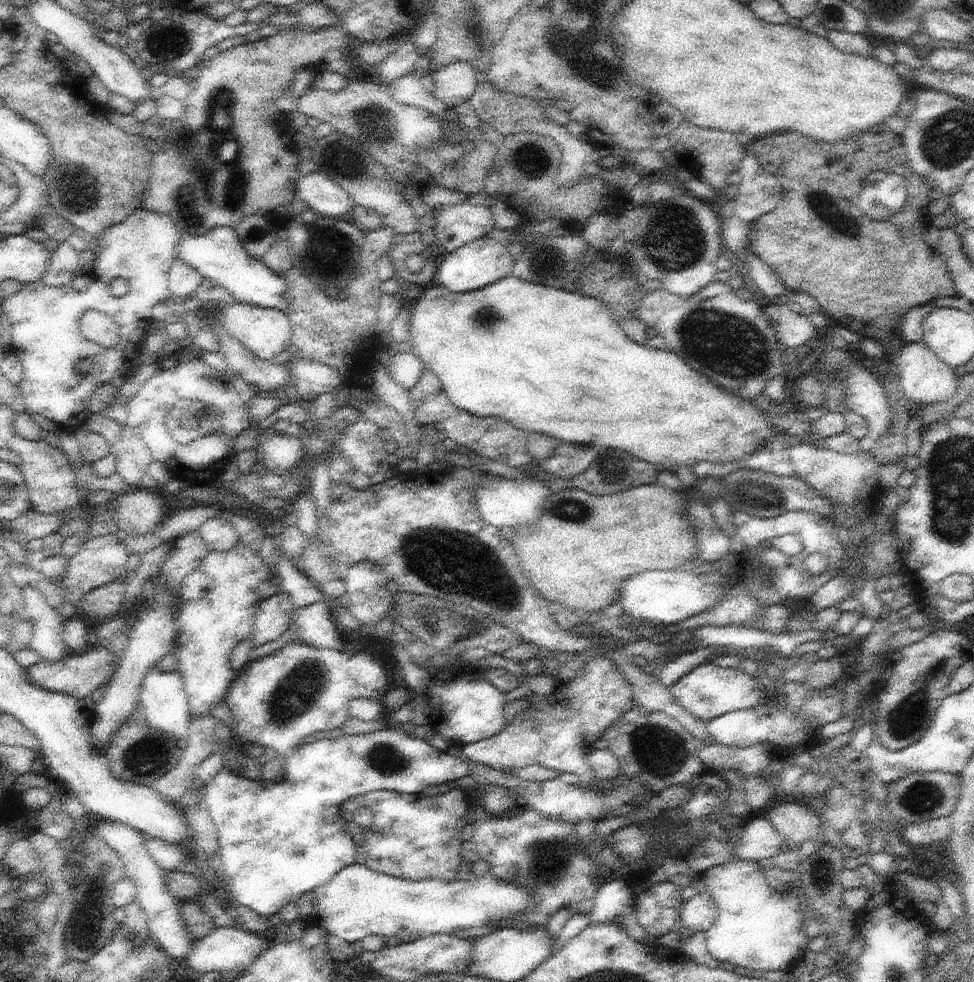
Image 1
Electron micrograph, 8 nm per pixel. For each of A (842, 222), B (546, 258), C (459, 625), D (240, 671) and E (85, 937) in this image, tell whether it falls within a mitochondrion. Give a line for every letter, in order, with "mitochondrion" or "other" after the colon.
A: mitochondrion
B: mitochondrion
C: mitochondrion
D: other
E: mitochondrion

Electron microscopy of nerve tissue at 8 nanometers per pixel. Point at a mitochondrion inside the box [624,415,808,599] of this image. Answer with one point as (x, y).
(757, 496)

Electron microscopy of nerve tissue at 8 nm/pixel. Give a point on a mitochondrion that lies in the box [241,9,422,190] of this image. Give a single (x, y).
(378, 123)

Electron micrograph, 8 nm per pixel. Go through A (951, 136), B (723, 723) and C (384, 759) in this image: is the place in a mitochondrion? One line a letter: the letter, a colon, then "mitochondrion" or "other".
A: mitochondrion
B: other
C: mitochondrion

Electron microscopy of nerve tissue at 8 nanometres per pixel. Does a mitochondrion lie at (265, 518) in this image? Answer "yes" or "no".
no

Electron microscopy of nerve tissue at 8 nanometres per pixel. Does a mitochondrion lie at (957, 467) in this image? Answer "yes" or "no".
yes

